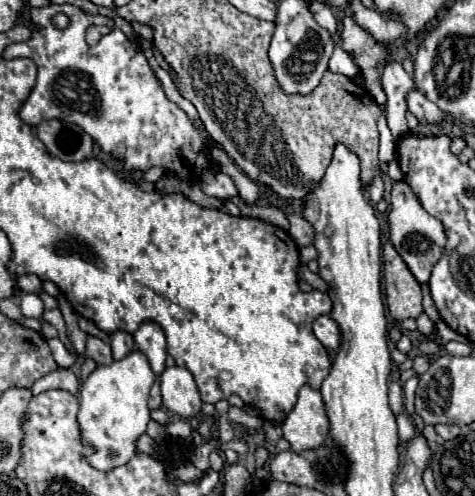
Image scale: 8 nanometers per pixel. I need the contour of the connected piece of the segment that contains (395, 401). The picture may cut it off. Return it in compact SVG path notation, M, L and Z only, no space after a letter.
M389 384L389 406L395 414L403 412L403 386L401 384Z

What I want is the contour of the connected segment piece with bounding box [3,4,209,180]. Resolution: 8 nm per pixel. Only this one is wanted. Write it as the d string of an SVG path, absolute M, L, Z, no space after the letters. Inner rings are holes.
M49 4L45 8L31 8L31 20L39 26L37 32L33 32L31 40L11 44L5 48L3 58L13 60L13 58L31 58L37 64L37 82L27 96L27 100L19 108L19 116L23 122L29 126L37 126L43 120L63 120L81 126L105 152L113 154L119 160L125 160L125 170L141 170L147 172L153 166L163 166L167 172L177 174L181 178L197 180L201 170L209 166L209 156L207 156L207 142L203 140L203 132L197 130L187 114L167 100L159 80L153 76L147 58L143 50L131 42L121 30L115 28L115 22L111 18L99 16L99 14L85 14L75 6L69 4ZM55 14L67 14L69 16L69 26L67 28L57 28L53 24ZM91 24L105 24L111 28L107 36L99 40L97 46L87 46L85 42L85 32Z

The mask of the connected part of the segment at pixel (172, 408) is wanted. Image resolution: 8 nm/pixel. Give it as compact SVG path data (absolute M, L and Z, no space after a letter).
M179 366L165 368L165 372L159 376L159 382L161 382L163 406L169 412L185 420L191 420L201 412L203 402L197 392L193 374L187 368L179 368Z

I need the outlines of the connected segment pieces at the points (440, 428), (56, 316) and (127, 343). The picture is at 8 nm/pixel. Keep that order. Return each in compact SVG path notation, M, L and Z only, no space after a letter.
M437 424L435 432L443 438L443 440L453 440L455 436L459 436L459 426L453 424Z
M59 308L45 310L45 312L43 312L43 320L45 320L45 322L49 322L51 326L55 326L55 328L59 330L59 338L67 344L67 348L69 348L69 350L73 350L73 348L71 348L71 344L69 344L69 340L67 340L67 334L65 334L65 320L63 320L63 316L61 316L61 310L59 310Z
M119 330L119 332L113 332L111 336L111 350L113 350L113 358L115 360L121 360L125 358L129 352L133 352L135 348L135 342L133 342L133 336Z

